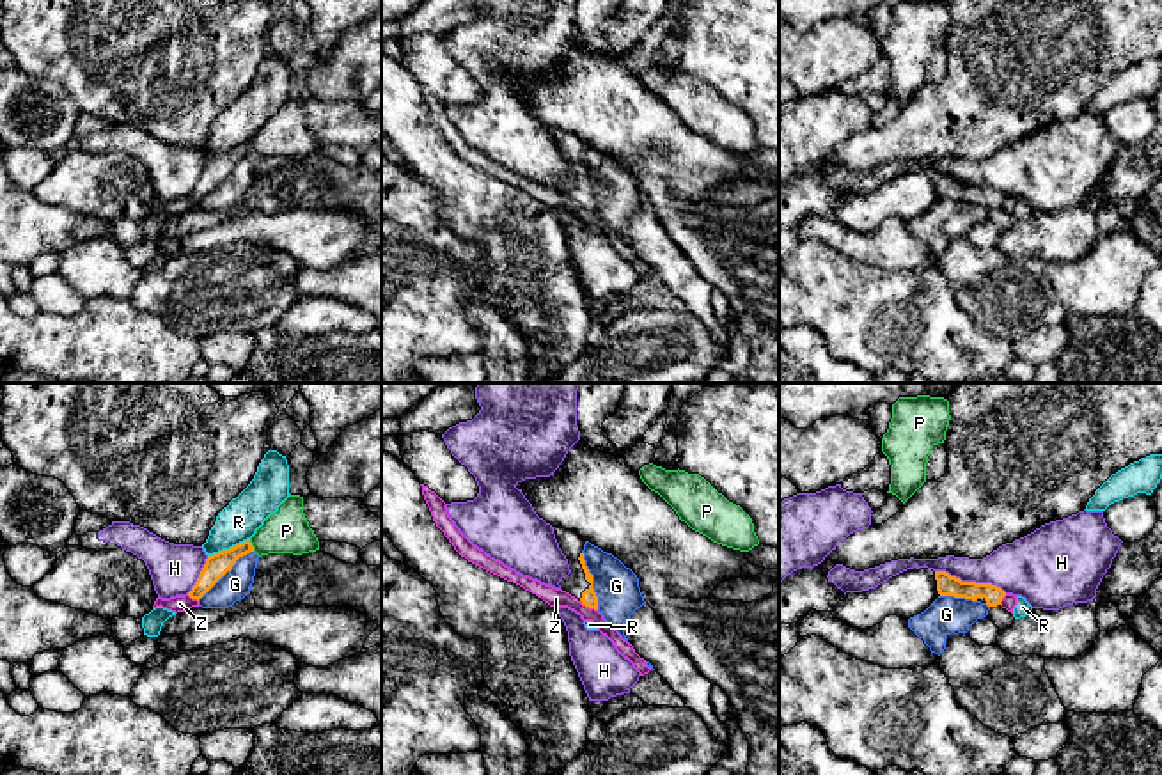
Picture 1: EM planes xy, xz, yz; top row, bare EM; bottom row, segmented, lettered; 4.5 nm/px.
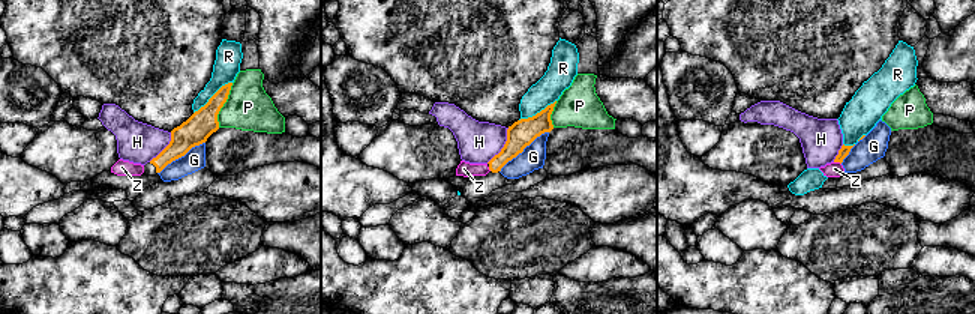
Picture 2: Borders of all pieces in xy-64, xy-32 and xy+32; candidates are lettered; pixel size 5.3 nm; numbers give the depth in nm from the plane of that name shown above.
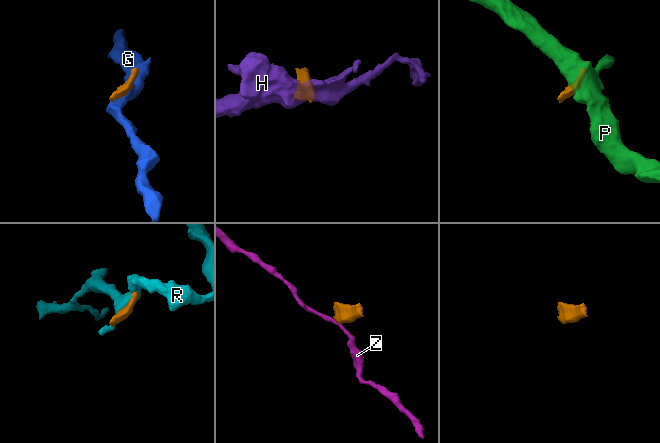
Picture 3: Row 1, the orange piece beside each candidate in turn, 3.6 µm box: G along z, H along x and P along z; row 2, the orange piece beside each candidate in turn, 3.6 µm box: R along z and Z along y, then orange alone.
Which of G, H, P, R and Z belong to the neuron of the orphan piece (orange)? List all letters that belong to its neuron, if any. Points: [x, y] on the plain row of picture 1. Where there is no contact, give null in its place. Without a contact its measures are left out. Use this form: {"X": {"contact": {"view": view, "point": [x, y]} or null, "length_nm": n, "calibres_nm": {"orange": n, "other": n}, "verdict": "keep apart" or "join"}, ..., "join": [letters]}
{"G": {"contact": {"view": "xy", "point": [226, 174]}, "length_nm": 340, "calibres_nm": {"orange": 110, "other": 140}, "verdict": "keep apart"}, "H": {"contact": {"view": "yz", "point": [971, 185]}, "length_nm": 340, "calibres_nm": {"orange": 100, "other": 260}, "verdict": "keep apart"}, "P": {"contact": {"view": "xy", "point": [251, 148]}, "length_nm": 60, "calibres_nm": {"orange": 110, "other": 200}, "verdict": "keep apart"}, "R": {"contact": {"view": "xy", "point": [229, 151]}, "length_nm": 200, "calibres_nm": {"orange": 110, "other": 180}, "verdict": "keep apart"}, "Z": {"contact": {"view": "xz", "point": [589, 210]}, "length_nm": 90, "calibres_nm": {"orange": 70, "other": 90}, "verdict": "keep apart"}, "join": []}

